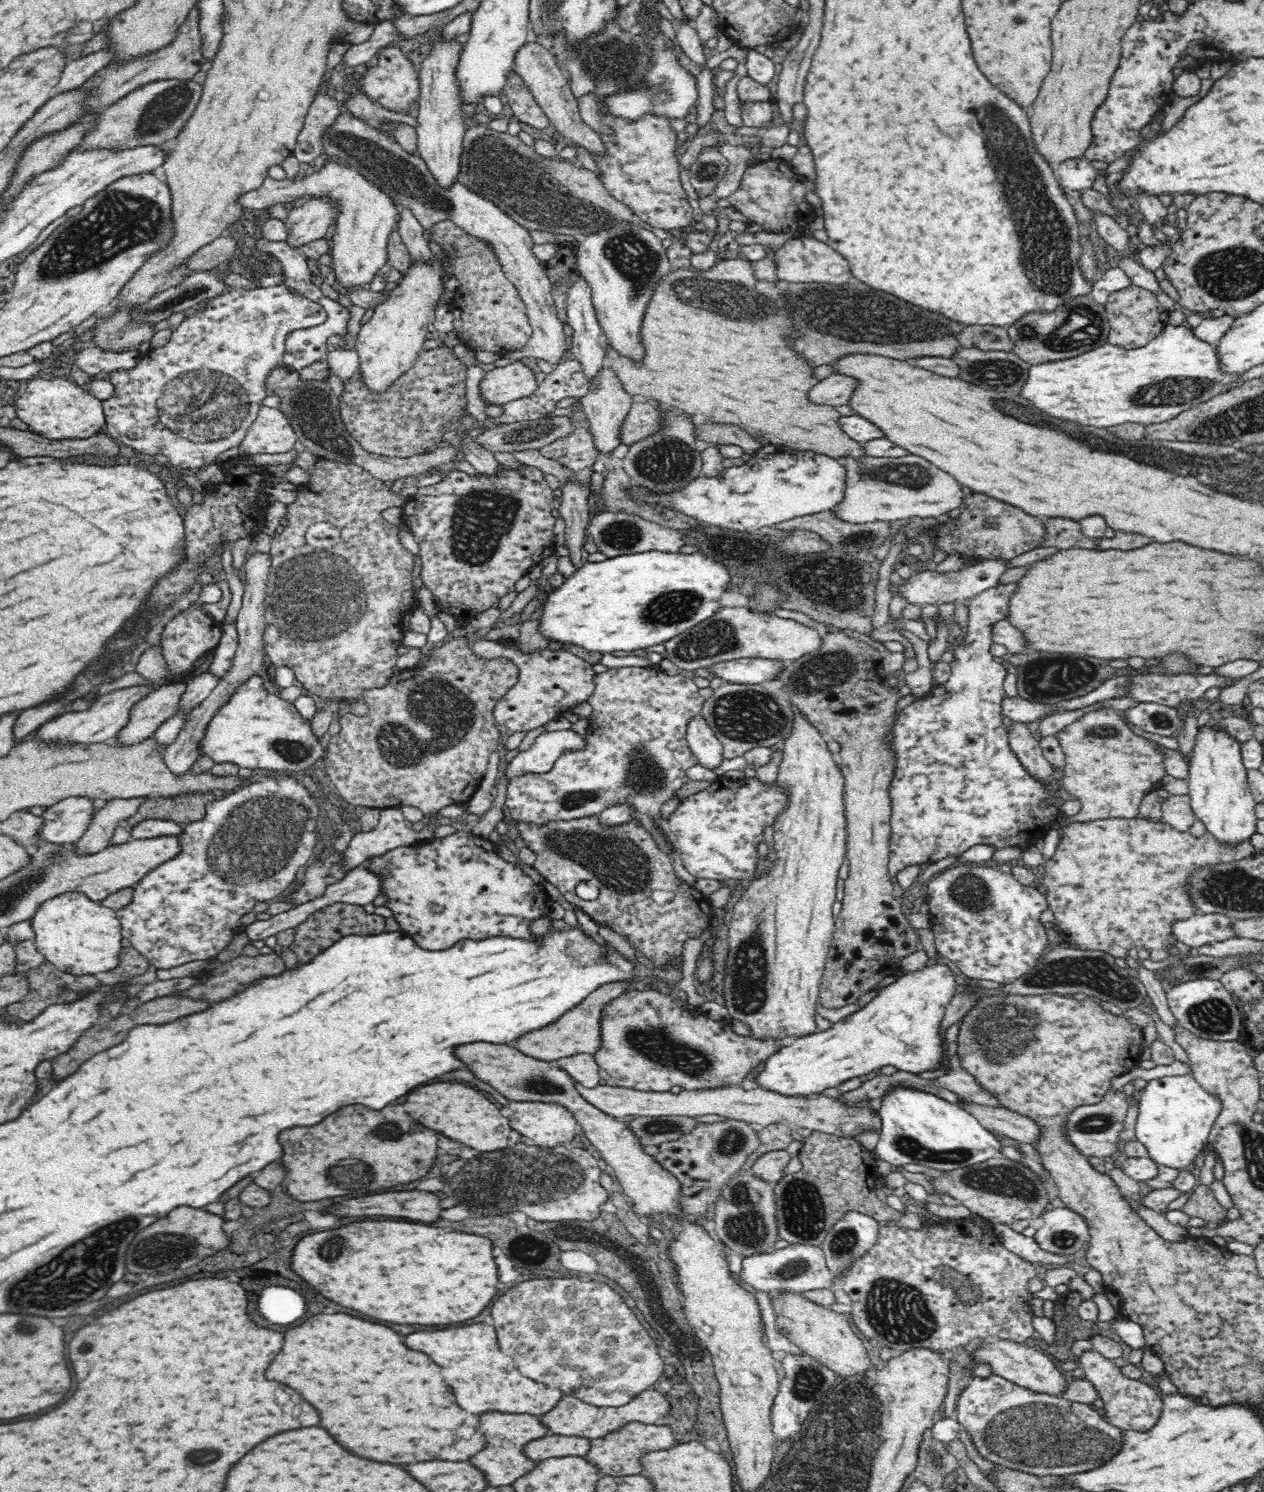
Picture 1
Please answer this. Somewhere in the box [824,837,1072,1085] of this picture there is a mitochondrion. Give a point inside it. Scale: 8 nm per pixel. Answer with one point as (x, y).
(999, 1033)

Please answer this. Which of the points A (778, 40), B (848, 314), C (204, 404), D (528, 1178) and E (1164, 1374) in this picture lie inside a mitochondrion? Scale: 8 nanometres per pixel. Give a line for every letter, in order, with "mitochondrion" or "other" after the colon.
A: other
B: mitochondrion
C: mitochondrion
D: mitochondrion
E: other

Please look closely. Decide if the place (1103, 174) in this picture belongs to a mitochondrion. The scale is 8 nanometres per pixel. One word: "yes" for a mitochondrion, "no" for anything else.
no

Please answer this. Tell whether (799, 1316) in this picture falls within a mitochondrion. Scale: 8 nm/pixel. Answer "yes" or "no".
no

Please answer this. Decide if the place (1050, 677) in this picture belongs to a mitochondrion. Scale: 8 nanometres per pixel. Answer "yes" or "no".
yes

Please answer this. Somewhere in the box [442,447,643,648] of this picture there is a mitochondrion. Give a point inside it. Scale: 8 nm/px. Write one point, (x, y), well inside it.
(482, 518)

